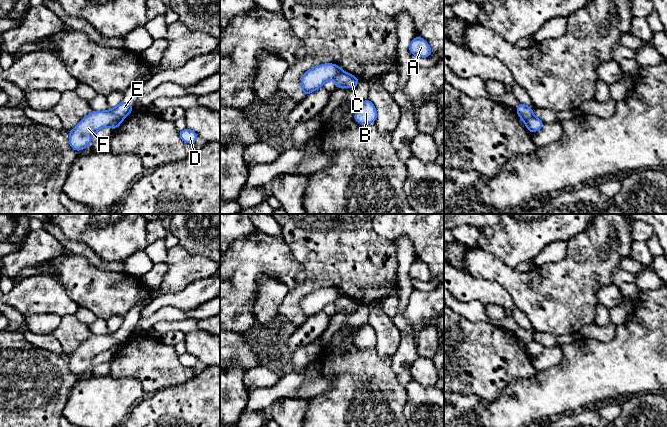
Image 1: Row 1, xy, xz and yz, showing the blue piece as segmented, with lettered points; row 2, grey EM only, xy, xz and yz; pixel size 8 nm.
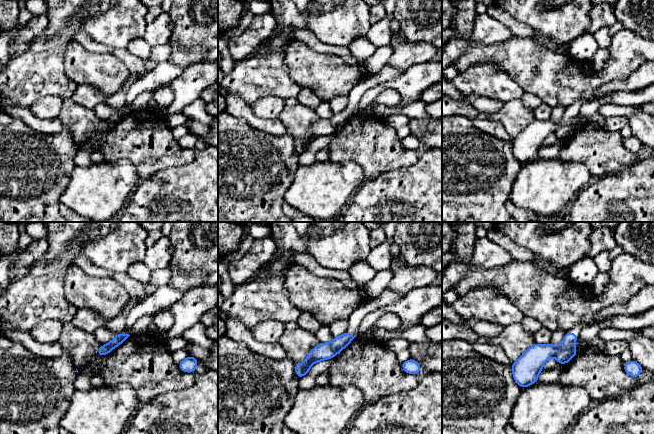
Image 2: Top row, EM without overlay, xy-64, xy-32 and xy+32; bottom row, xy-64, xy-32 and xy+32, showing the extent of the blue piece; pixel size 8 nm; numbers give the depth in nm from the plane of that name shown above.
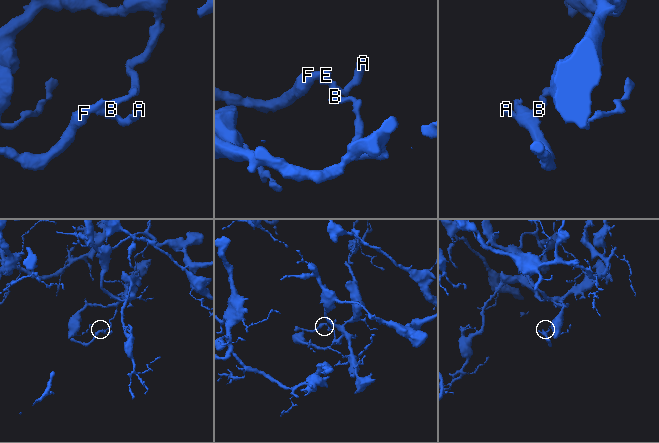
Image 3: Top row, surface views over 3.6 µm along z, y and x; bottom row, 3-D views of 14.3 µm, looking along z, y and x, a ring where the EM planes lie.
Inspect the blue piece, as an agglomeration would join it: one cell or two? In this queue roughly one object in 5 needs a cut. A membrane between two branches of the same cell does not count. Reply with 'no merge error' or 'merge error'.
merge error

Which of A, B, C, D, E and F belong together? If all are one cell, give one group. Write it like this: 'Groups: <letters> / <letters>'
Groups: A B C D / E F

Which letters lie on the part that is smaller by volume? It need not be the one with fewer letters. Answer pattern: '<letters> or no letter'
E, F

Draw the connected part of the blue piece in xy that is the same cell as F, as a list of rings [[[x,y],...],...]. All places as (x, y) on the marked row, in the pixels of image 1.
[[[122,100],[114,109],[92,111],[72,130],[69,130],[69,145],[76,152],[91,145],[91,137],[103,127],[127,118],[134,105]]]

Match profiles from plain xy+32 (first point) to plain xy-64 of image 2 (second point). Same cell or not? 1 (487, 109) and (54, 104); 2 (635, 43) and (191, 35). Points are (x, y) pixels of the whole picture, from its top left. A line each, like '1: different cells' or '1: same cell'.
1: same cell
2: different cells

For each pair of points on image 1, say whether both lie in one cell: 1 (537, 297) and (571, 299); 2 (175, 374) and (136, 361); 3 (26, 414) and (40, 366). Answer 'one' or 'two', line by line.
1: one
2: one
3: one

